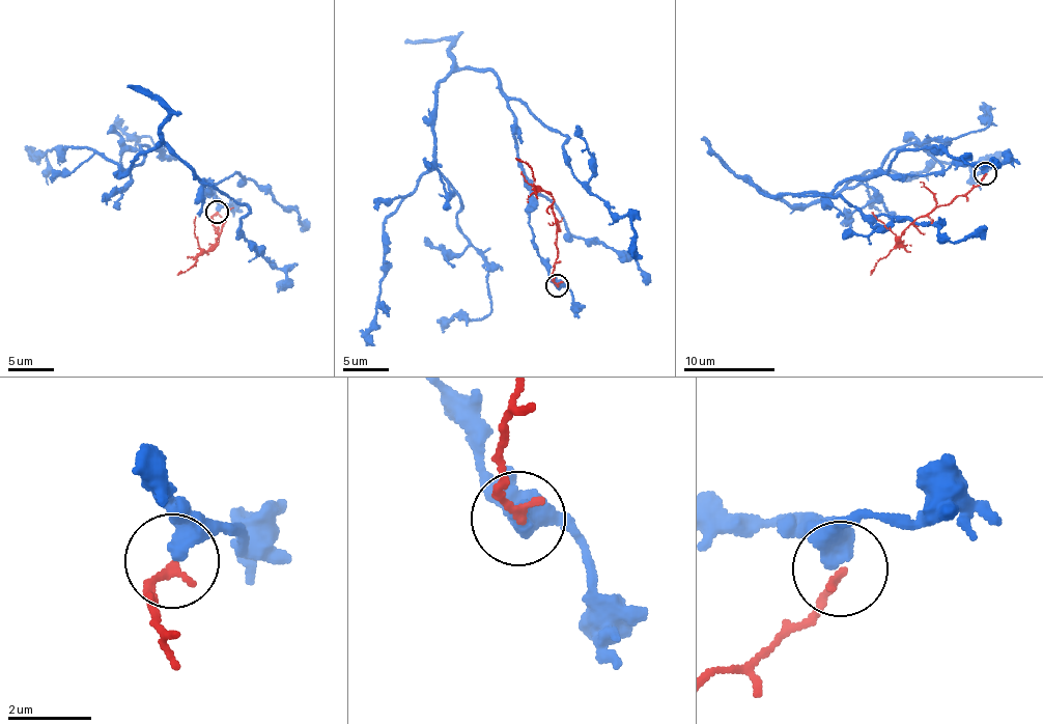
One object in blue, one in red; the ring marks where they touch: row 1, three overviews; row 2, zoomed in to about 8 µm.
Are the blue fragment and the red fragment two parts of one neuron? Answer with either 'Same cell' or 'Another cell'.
Another cell

